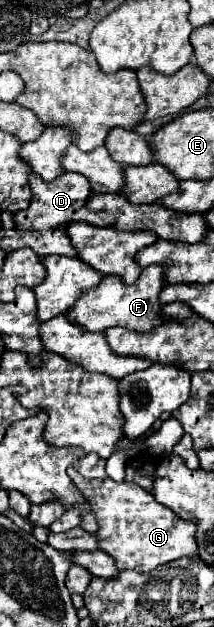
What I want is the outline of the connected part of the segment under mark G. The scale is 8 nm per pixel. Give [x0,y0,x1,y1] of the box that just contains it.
[69,468,197,572]

